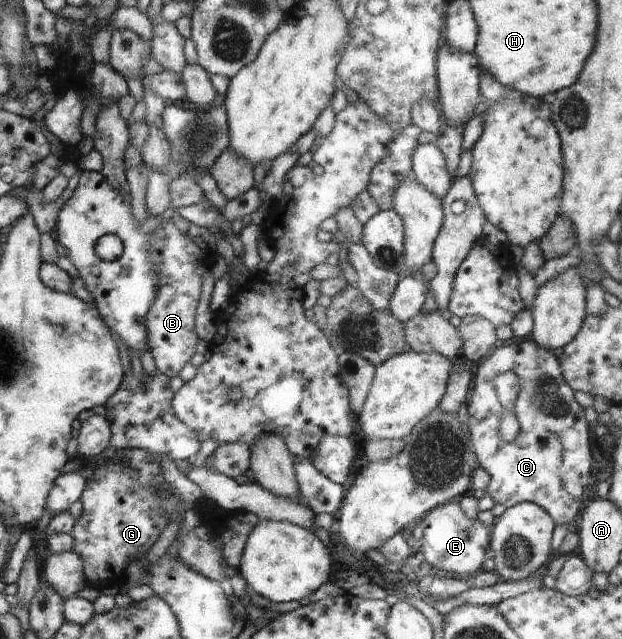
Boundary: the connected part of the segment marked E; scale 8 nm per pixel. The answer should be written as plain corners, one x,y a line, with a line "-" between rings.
445,503
424,515
419,522
423,527
424,543
420,558
425,559
431,567
437,567
451,573
468,575
468,577
482,569
486,559
485,553
491,541
491,528
483,525
478,518
469,519
459,503

